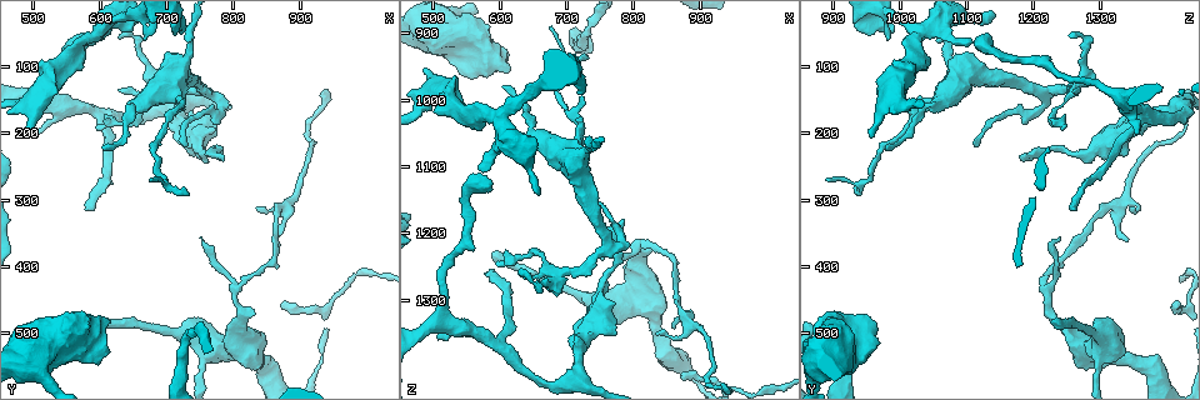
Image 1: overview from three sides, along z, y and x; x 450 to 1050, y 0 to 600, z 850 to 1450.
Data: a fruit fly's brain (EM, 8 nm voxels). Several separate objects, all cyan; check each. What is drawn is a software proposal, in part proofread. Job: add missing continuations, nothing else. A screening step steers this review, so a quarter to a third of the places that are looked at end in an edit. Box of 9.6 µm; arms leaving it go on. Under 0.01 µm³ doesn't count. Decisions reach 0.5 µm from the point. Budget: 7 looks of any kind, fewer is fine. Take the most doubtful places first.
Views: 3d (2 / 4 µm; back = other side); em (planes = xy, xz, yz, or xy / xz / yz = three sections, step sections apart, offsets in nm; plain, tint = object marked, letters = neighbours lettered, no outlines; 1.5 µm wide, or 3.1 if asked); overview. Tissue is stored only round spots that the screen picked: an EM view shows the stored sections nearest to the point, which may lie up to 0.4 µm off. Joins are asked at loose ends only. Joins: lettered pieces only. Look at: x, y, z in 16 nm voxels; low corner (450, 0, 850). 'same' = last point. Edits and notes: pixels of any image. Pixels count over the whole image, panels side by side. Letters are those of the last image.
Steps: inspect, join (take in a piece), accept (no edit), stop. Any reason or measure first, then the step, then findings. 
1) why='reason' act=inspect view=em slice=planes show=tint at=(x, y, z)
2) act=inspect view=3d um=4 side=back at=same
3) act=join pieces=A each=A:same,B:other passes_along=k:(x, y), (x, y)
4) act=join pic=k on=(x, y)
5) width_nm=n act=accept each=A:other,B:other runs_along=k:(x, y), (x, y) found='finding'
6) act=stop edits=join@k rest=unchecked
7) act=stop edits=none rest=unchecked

why='free end' act=inspect view=3d um=2 at=(585, 480, 1230)

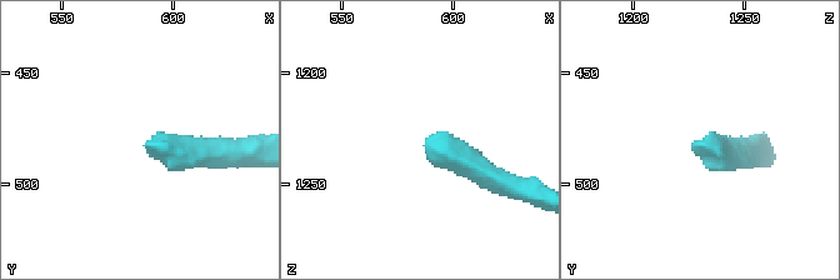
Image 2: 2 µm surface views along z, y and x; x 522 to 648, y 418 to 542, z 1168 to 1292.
why='shape alone is not enough' act=inspect view=em slice=xz step=8 show=letters at=(587, 483, 1232)

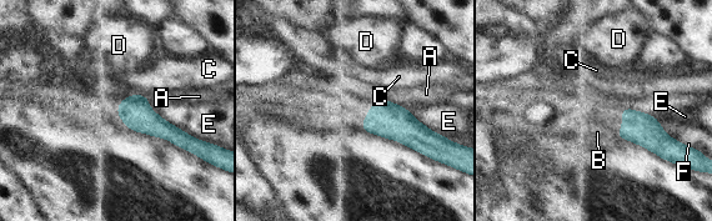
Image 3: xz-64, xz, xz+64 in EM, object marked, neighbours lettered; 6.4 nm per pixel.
width_nm=170 act=accept each=A:other,B:other,C:other,D:other,E:other,F:other border=3:(129, 95), (124, 99) found='none of them fits'

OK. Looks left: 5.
why='an open end' act=inspect view=em slice=planes show=letters at=(505, 200, 1355)

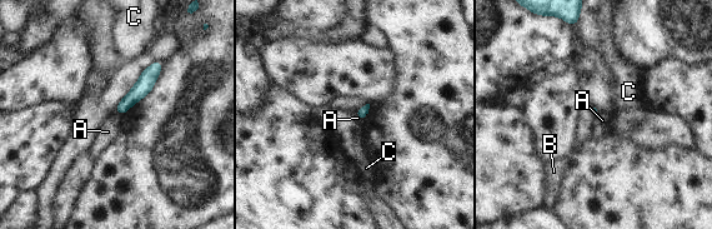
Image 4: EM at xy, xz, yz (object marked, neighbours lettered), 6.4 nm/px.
act=accept each=A:other,B:other,C:other runs_along=4:(159, 64), (145, 84), (120, 110) found='none of them fits'

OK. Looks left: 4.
why='tapers out' act=inspect view=3d um=4 side=back at=(780, 240, 1180)

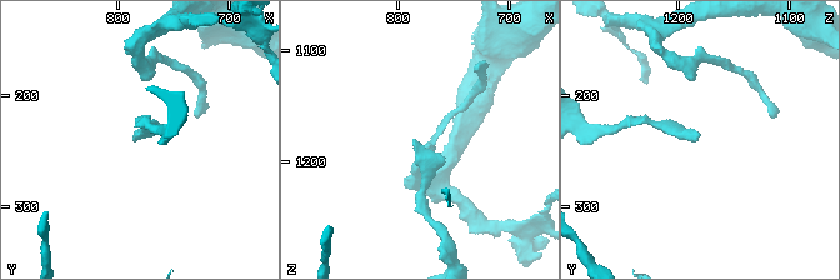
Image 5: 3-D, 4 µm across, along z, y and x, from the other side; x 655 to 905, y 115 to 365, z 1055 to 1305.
why='shape alone is not enough' act=inspect view=em slice=planes show=letters at=(786, 234, 1178)

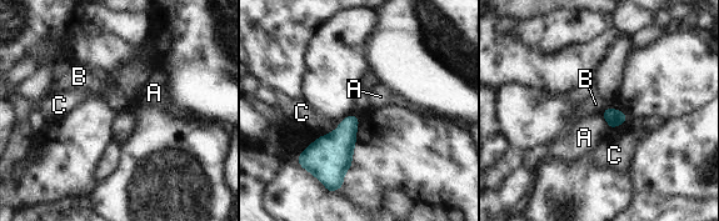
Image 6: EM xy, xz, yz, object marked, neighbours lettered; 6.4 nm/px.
longest_contact=C:200nm act=accept each=A:other,B:other,C:other border=6:(609, 106), (600, 112) found='no lettered piece goes on from it'

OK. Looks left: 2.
act=stop edits=none rest=unchecked

